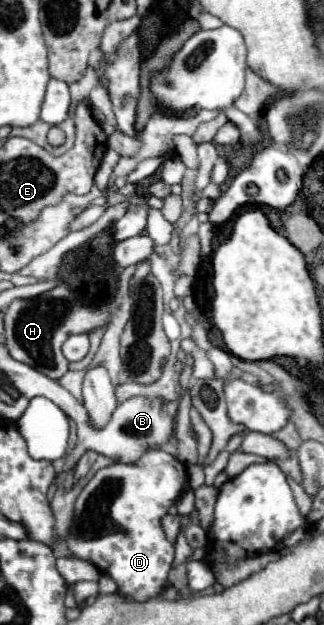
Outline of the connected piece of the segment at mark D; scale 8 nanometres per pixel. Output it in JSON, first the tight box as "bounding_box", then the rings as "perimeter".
{"bounding_box":[65,450,187,602],"perimeter":[[[145,450],[143,458],[133,464],[113,462],[111,466],[101,468],[75,502],[75,516],[65,540],[71,556],[97,566],[103,574],[115,580],[119,596],[135,602],[149,600],[149,594],[159,594],[163,590],[163,580],[167,580],[173,564],[173,544],[163,534],[161,518],[187,488],[187,466],[163,450]]]}

